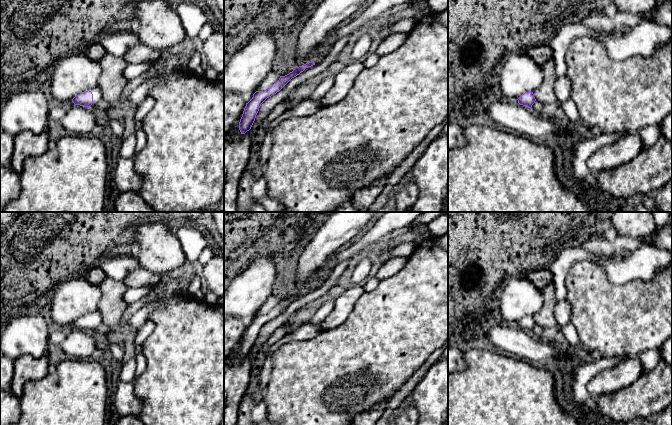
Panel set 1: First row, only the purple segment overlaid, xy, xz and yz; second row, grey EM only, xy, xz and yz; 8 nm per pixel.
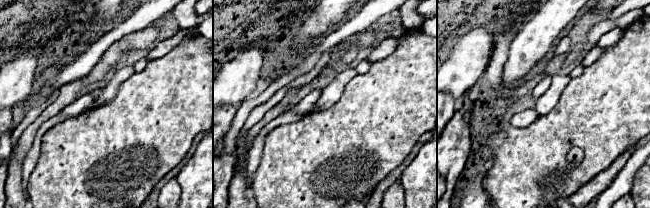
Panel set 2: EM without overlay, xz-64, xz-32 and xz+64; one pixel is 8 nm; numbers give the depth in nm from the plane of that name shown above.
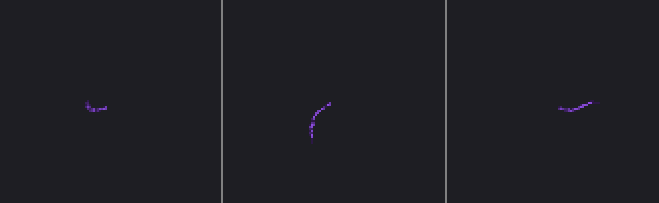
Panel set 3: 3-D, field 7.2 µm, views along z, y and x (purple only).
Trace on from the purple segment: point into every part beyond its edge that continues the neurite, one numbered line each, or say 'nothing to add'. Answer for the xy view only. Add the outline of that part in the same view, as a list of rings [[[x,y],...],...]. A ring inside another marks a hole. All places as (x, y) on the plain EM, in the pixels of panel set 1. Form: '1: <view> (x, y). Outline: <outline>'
nothing to add

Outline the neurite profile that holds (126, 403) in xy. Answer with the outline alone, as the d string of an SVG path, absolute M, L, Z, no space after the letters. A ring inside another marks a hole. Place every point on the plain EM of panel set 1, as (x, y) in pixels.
M119 382L113 393L114 408L119 416L139 416L143 403L134 392L133 383Z

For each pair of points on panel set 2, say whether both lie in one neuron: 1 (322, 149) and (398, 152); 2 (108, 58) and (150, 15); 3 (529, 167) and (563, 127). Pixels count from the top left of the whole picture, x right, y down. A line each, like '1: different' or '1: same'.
1: same
2: different
3: same

